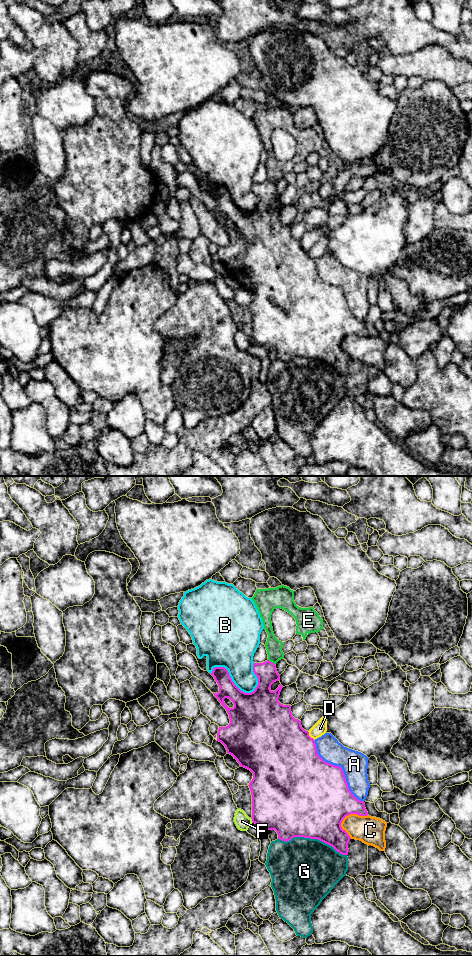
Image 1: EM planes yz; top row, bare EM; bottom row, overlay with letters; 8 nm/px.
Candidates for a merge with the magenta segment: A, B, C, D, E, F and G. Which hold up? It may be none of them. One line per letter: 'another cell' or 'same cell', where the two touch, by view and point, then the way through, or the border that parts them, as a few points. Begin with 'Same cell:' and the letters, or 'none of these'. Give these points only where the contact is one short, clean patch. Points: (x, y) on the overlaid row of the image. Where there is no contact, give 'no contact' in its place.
Same cell: none of these
A: another cell; meets magenta in yz at (341, 768)
B: another cell; meets magenta in yz at (232, 681)
C: another cell; meets magenta in yz at (351, 813)
D: another cell; meets magenta in yz at (309, 736)
E: another cell; meets magenta in yz at (271, 662); border along yz (268, 659), (274, 664)
F: another cell; meets magenta in yz at (252, 820)
G: another cell; meets magenta in yz at (312, 838)

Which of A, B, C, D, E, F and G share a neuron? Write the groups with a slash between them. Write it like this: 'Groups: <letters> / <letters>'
Groups: A / B / C / D / E / F / G

